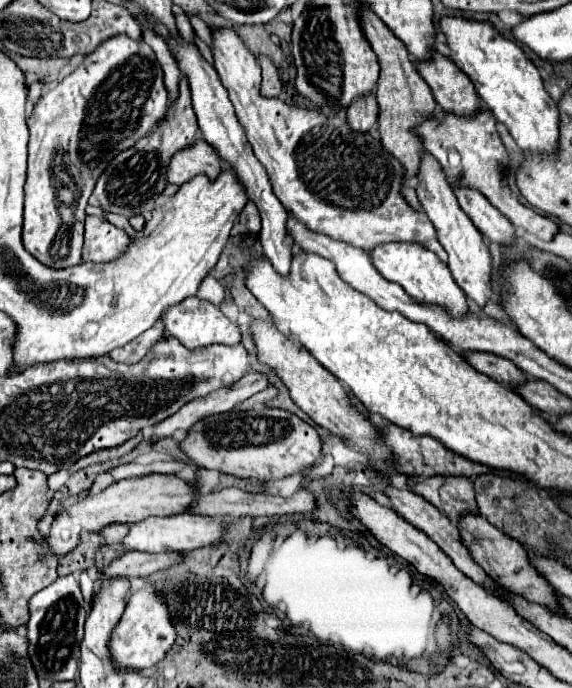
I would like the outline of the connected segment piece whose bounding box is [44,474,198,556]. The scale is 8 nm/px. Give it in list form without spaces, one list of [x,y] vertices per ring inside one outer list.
[[[148,474],[142,478],[128,478],[120,480],[108,488],[104,488],[98,494],[88,494],[82,502],[72,504],[70,508],[62,508],[52,524],[52,530],[46,538],[52,554],[64,556],[70,550],[76,548],[80,542],[80,532],[98,532],[102,526],[108,526],[110,522],[126,522],[134,524],[140,520],[146,520],[150,516],[172,516],[182,514],[190,510],[190,504],[198,498],[196,488],[192,482],[186,482],[174,474]]]

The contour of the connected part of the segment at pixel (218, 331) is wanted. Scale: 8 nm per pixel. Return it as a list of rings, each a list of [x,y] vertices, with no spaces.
[[[198,296],[186,298],[186,302],[180,302],[178,306],[172,306],[170,310],[166,310],[166,314],[162,316],[166,330],[170,336],[178,338],[186,348],[196,350],[196,348],[206,348],[210,344],[226,344],[226,346],[236,346],[240,344],[240,334],[238,334],[238,326],[232,324],[218,306],[200,300]]]

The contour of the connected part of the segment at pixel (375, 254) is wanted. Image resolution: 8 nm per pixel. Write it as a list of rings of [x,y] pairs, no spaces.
[[[386,244],[386,246],[376,246],[372,252],[372,262],[378,268],[378,272],[390,280],[390,282],[398,282],[406,294],[410,298],[414,298],[416,302],[424,302],[430,306],[440,306],[446,308],[446,312],[452,318],[460,318],[464,314],[468,314],[468,302],[466,302],[466,294],[462,292],[462,288],[458,288],[458,284],[454,282],[448,264],[444,264],[434,252],[424,250],[422,246],[414,246],[414,244]]]

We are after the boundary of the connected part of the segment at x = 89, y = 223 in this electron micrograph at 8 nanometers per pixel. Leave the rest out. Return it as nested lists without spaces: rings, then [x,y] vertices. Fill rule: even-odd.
[[[86,218],[86,234],[82,260],[84,262],[114,262],[122,254],[128,252],[132,238],[116,228],[110,222],[102,222],[100,218]]]

